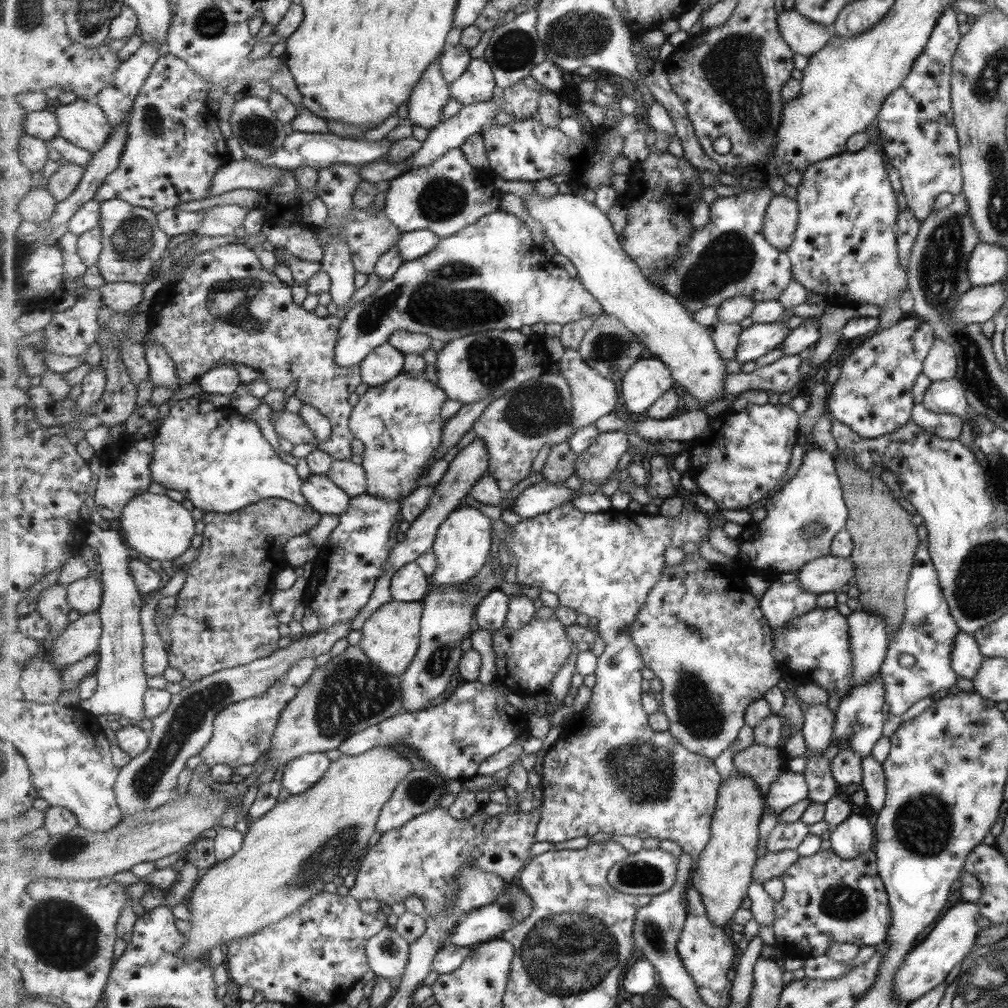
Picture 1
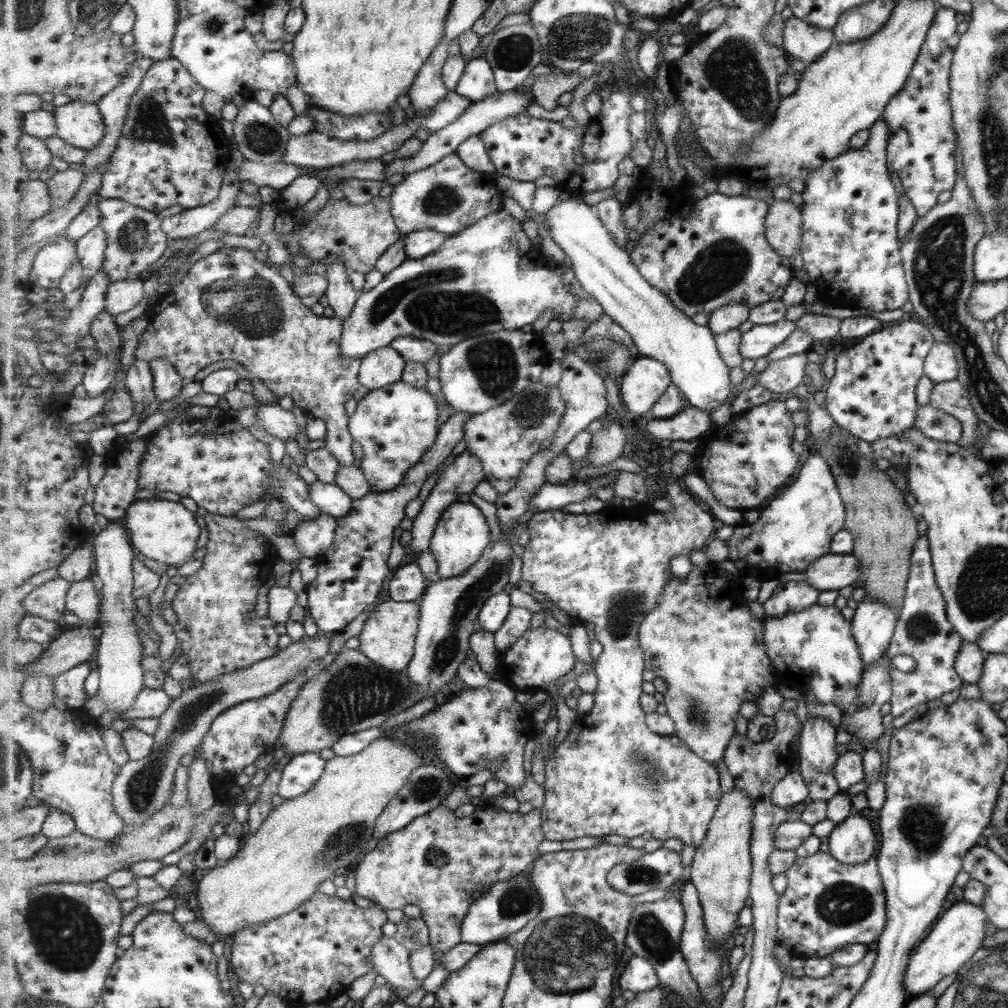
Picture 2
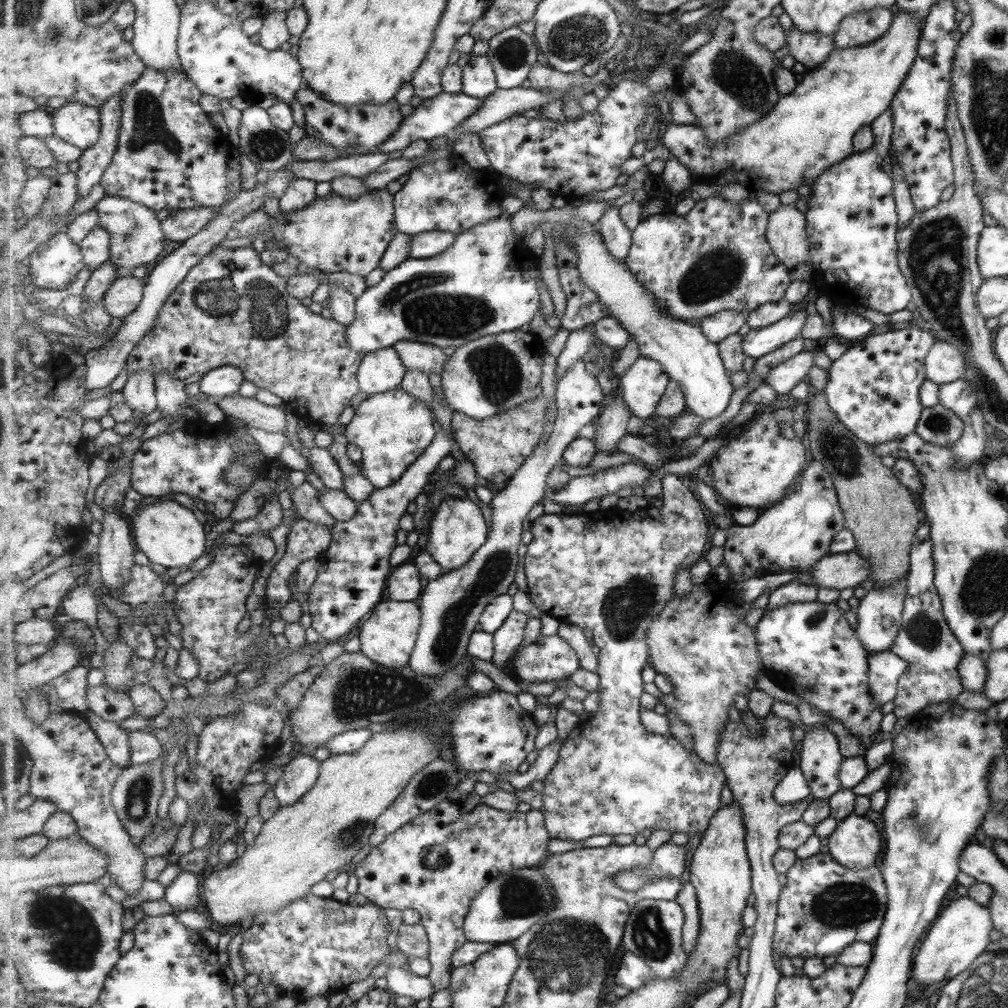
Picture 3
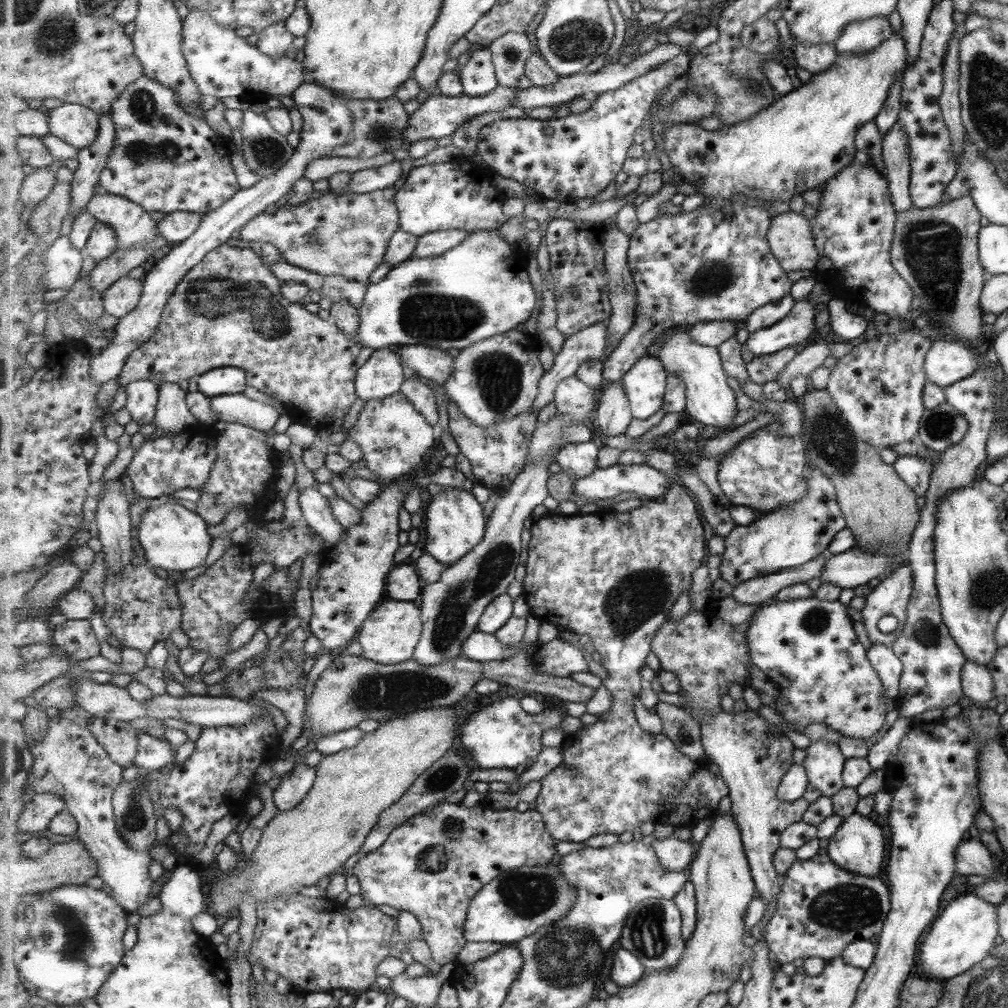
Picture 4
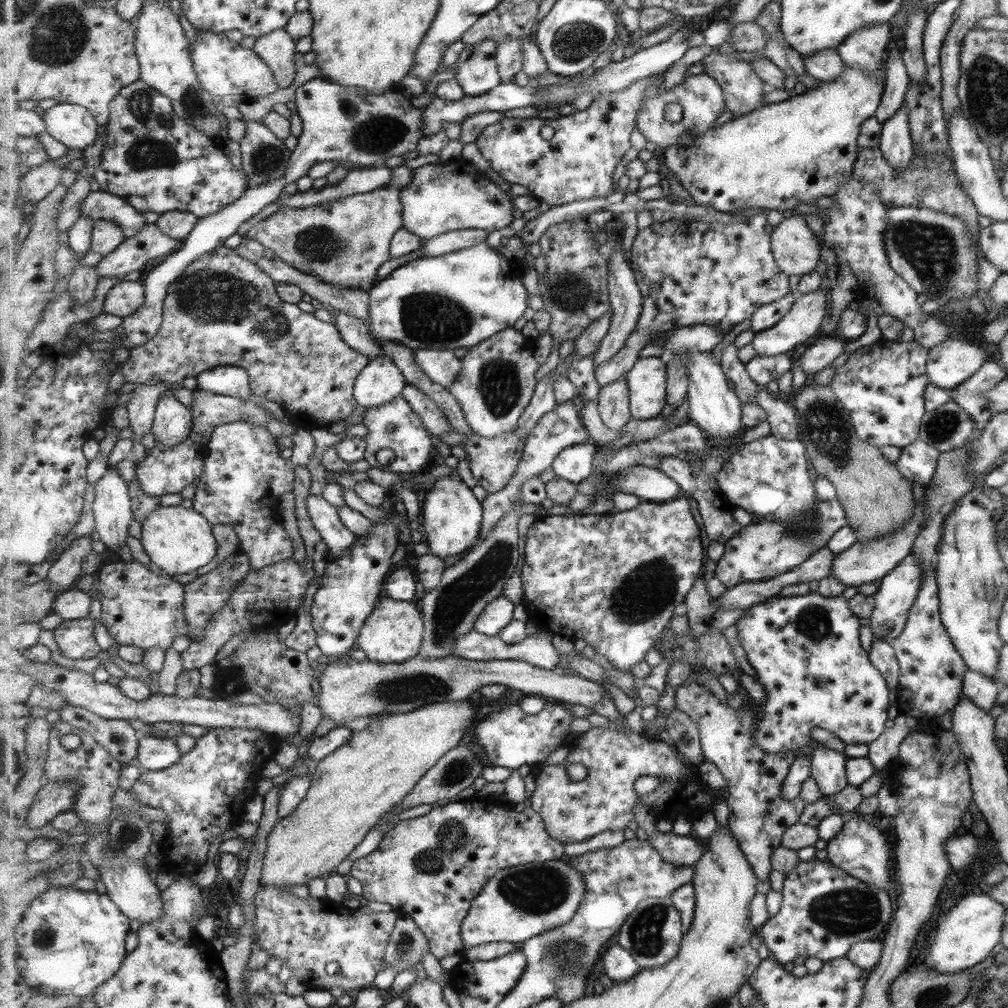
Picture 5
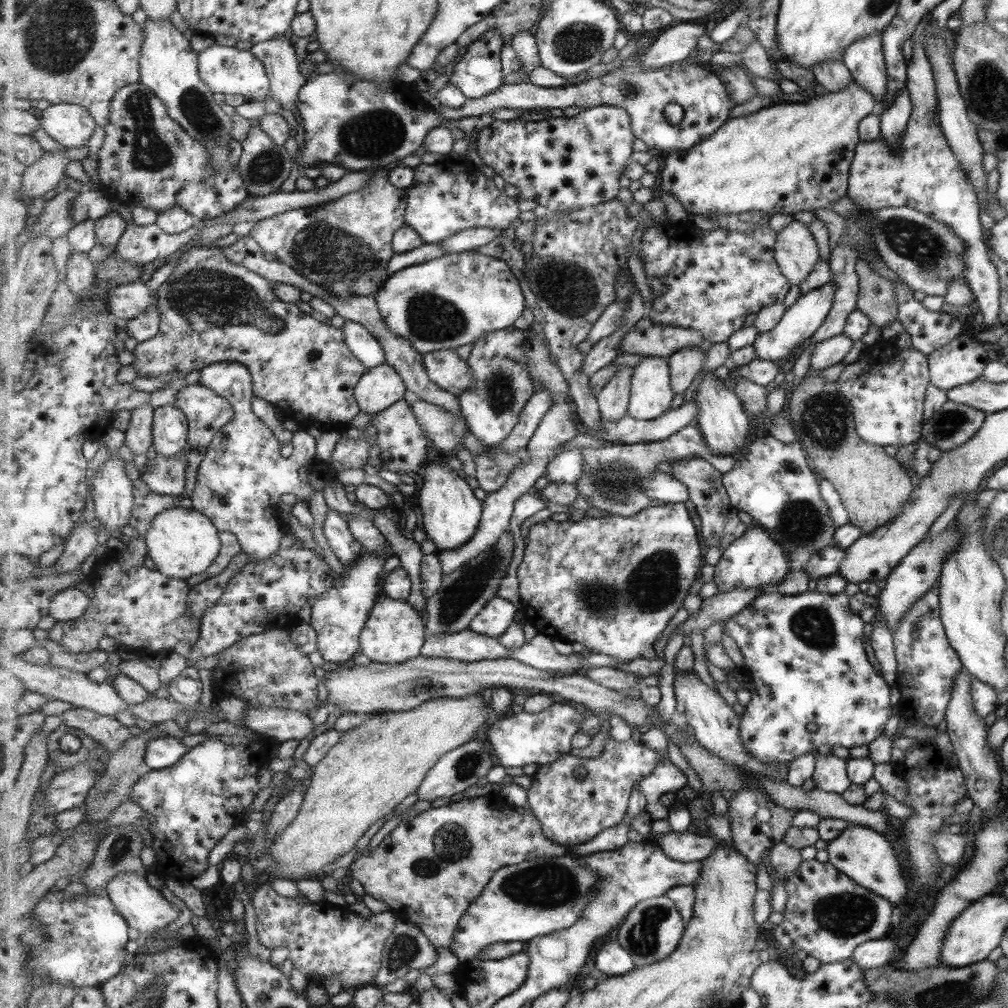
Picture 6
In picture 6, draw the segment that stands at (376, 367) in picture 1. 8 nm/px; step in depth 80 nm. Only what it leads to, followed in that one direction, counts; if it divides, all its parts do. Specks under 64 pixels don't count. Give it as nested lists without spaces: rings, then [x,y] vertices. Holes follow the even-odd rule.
[[[387,362],[366,370],[356,389],[357,404],[367,415],[375,416],[405,398],[407,388],[401,374]]]

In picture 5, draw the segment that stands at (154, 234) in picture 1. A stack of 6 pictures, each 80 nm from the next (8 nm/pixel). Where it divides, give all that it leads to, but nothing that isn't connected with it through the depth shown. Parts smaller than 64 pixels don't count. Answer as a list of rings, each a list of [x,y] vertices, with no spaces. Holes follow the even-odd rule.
[[[101,190],[91,191],[82,202],[82,216],[92,219],[115,220],[125,231],[125,236],[132,237],[147,224],[141,211],[120,196]]]

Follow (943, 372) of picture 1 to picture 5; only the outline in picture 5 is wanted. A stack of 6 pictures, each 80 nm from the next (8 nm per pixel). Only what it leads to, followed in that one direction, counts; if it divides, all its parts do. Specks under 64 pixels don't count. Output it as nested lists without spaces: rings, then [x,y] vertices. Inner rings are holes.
[[[947,338],[928,349],[925,370],[928,383],[944,390],[952,390],[965,383],[986,363],[985,352],[977,344]]]

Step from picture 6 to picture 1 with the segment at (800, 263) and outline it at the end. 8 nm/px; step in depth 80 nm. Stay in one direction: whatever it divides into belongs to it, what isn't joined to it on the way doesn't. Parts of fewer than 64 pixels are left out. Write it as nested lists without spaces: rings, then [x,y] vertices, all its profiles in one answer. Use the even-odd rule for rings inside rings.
[[[783,193],[775,195],[769,205],[764,224],[765,238],[775,248],[787,252],[787,248],[796,242],[796,232],[800,223],[798,200]]]

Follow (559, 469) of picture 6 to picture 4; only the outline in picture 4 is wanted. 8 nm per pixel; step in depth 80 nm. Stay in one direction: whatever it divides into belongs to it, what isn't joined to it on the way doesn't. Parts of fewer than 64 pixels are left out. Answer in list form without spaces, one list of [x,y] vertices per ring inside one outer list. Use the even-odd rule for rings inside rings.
[[[595,442],[569,444],[556,454],[556,462],[561,466],[561,472],[567,472],[575,481],[591,476],[597,470],[599,449]]]

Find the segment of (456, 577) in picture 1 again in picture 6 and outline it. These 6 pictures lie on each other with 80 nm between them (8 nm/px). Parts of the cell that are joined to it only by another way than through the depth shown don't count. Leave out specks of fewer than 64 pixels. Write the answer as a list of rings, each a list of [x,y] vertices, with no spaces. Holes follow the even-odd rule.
[[[427,462],[423,478],[418,489],[418,506],[426,533],[437,547],[436,552],[463,547],[476,535],[483,518],[484,502],[477,499],[476,492],[463,479],[461,472],[445,470],[445,462]]]

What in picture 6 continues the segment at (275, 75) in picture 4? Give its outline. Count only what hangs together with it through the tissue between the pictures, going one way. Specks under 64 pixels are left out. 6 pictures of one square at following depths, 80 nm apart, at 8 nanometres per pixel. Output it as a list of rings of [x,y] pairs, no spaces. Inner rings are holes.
[[[214,43],[200,53],[200,75],[214,93],[240,94],[246,101],[263,101],[272,90],[265,65],[249,50]]]

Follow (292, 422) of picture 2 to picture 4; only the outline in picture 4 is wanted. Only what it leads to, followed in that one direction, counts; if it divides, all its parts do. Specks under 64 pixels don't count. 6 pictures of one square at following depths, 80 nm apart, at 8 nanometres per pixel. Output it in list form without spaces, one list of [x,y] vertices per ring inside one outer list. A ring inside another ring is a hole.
[[[245,394],[211,397],[211,409],[220,423],[243,423],[257,431],[273,430],[279,412],[271,404],[255,402]]]

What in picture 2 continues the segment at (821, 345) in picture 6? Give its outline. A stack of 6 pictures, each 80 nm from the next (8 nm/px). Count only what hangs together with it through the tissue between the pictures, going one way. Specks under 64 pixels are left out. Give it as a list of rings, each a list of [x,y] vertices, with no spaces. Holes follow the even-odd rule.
[[[796,354],[769,365],[756,377],[756,385],[763,386],[773,393],[791,393],[806,382],[807,354]]]

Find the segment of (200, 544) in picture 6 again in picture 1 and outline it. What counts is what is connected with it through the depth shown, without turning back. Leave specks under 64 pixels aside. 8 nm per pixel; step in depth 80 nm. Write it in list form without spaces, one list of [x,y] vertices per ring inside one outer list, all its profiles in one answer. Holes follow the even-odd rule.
[[[148,491],[129,500],[123,517],[116,526],[123,534],[128,546],[138,554],[160,561],[177,560],[183,556],[195,538],[195,518],[181,502],[175,502],[164,494],[151,494]]]

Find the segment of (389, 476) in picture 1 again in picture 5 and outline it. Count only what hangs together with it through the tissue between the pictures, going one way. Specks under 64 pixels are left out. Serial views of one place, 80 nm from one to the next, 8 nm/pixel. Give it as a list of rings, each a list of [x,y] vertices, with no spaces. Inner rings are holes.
[[[403,395],[397,397],[395,401],[383,405],[383,407],[367,409],[362,424],[367,428],[367,434],[363,436],[365,442],[367,442],[365,459],[372,467],[377,466],[389,472],[413,474],[428,466],[429,454],[431,454],[431,448],[433,448],[433,440],[431,440],[433,434],[425,428],[421,417],[413,411],[412,406],[409,405]],[[384,448],[393,450],[396,456],[393,462],[380,465],[376,463],[375,454]]]

